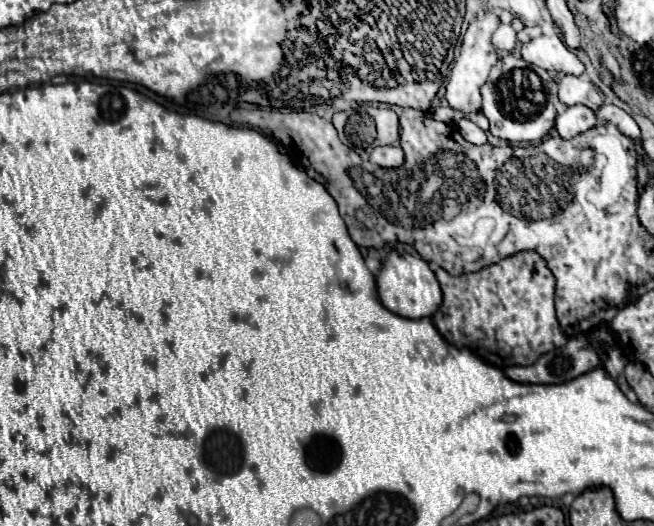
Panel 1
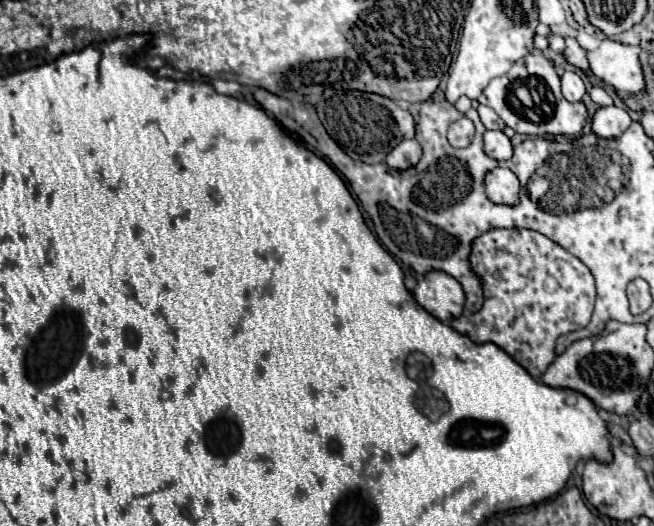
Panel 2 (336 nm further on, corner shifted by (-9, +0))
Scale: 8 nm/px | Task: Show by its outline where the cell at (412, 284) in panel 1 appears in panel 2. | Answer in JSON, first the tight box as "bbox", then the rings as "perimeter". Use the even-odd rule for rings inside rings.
{"bbox":[413,271,463,323],"perimeter":[[[429,271],[413,289],[415,301],[443,323],[459,317],[463,311],[463,289],[459,281],[441,271]]]}

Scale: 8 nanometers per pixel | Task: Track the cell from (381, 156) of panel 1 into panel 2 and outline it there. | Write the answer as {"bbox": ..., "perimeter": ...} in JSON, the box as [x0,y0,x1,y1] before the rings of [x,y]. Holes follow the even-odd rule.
{"bbox":[385,139,421,169],"perimeter":[[[405,139],[389,153],[385,163],[391,169],[409,169],[415,167],[419,159],[421,159],[421,145],[415,139]]]}

